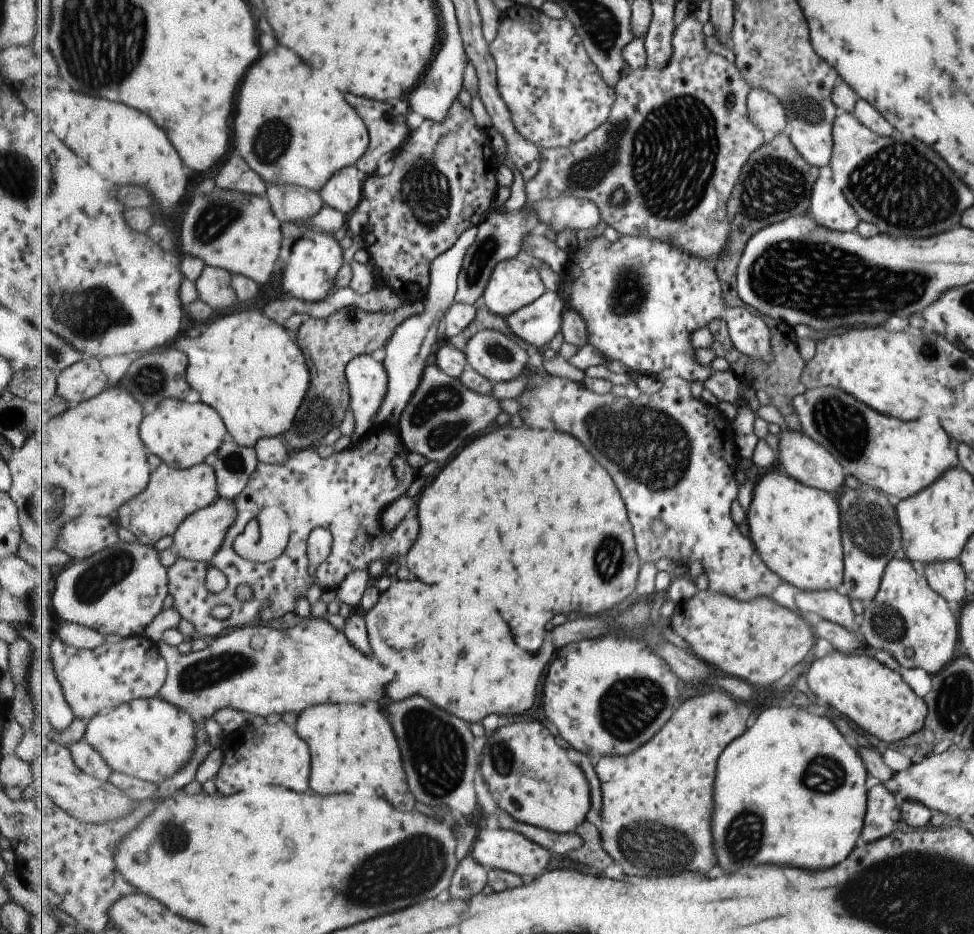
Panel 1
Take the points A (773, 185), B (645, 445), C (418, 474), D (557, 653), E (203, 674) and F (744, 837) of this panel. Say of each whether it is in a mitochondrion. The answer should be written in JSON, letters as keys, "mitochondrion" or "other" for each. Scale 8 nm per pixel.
{"A":"mitochondrion","B":"mitochondrion","C":"other","D":"other","E":"mitochondrion","F":"mitochondrion"}

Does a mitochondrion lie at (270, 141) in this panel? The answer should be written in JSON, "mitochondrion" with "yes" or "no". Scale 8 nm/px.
{"mitochondrion":"yes"}

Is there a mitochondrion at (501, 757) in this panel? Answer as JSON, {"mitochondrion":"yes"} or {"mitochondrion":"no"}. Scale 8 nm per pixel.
{"mitochondrion":"yes"}

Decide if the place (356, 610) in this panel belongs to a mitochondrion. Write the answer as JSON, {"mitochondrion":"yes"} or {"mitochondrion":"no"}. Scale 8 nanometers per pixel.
{"mitochondrion":"no"}

